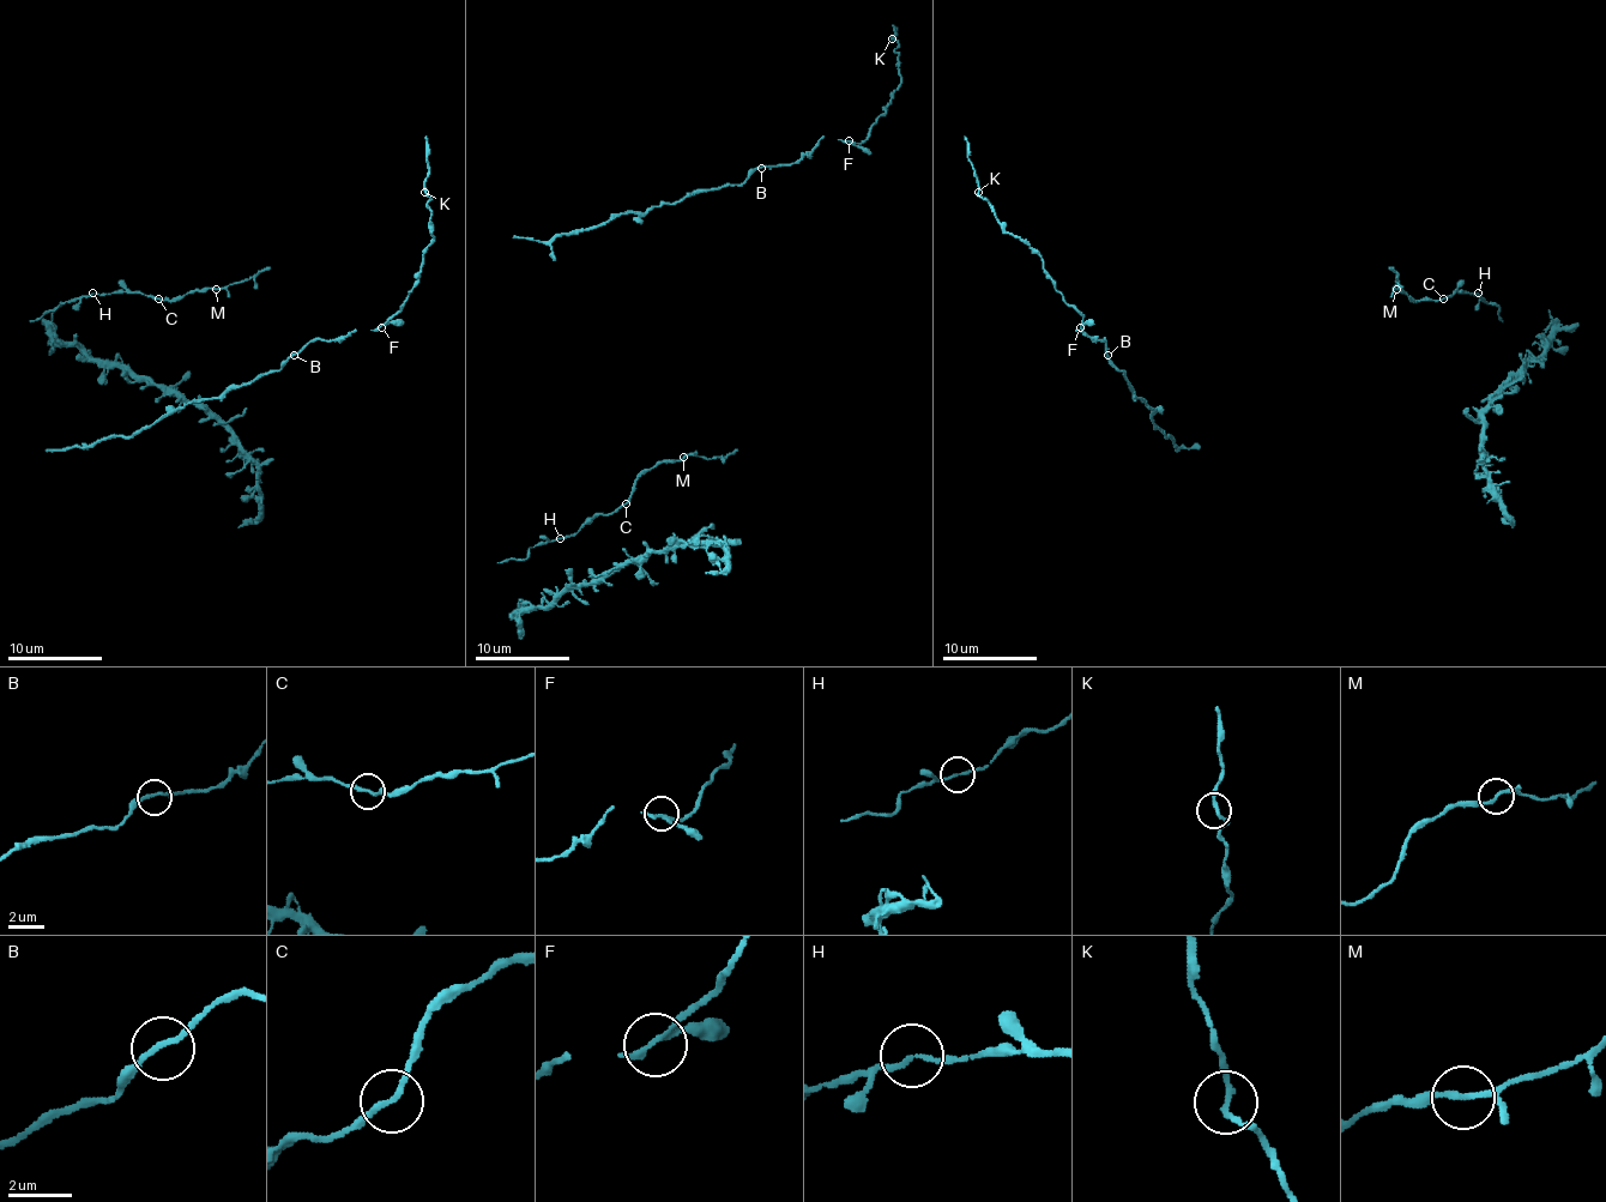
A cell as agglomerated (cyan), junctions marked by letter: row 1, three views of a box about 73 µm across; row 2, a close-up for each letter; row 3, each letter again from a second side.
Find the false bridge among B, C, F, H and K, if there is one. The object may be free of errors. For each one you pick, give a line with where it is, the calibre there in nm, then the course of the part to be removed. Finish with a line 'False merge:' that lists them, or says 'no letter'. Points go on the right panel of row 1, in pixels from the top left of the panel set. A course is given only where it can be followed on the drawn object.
False merge: no letter

